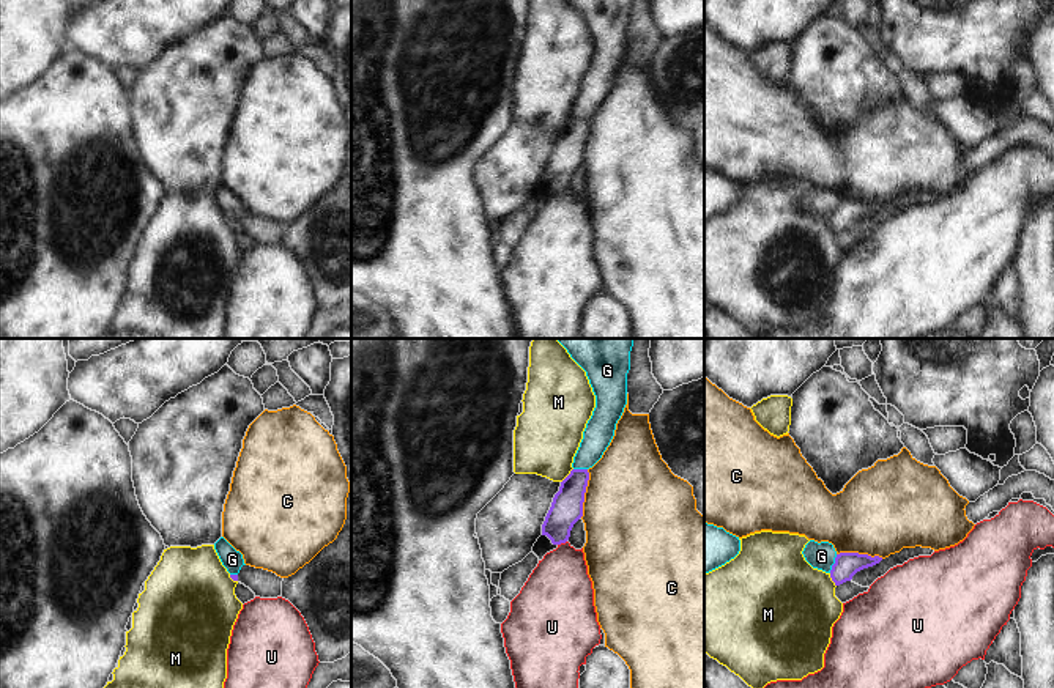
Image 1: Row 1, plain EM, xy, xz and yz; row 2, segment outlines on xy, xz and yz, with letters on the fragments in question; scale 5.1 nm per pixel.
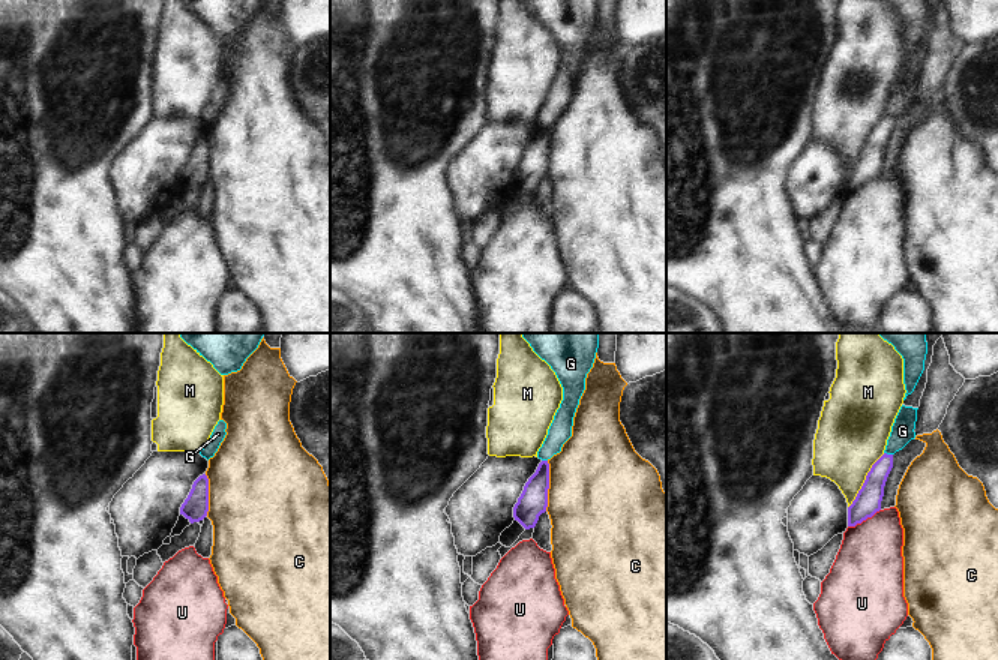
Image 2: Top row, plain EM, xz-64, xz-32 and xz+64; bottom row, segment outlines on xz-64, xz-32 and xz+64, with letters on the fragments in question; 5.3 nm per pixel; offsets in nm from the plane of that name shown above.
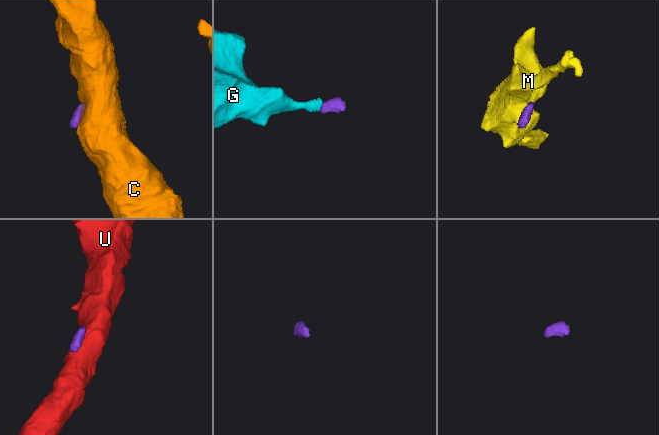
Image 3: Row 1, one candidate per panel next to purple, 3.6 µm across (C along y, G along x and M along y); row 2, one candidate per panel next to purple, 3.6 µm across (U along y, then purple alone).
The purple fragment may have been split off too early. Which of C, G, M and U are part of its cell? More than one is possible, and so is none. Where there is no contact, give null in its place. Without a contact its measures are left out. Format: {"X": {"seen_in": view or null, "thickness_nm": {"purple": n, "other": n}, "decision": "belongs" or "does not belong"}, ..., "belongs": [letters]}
{"C": {"seen_in": "xz", "thickness_nm": {"purple": 160, "other": 500}, "decision": "does not belong"}, "G": {"seen_in": "yz", "thickness_nm": {"purple": 130, "other": 140}, "decision": "does not belong"}, "M": {"seen_in": "xz", "thickness_nm": {"purple": 160, "other": 340}, "decision": "does not belong"}, "U": {"seen_in": "xz", "thickness_nm": {"purple": 160, "other": 340}, "decision": "does not belong"}, "belongs": []}

